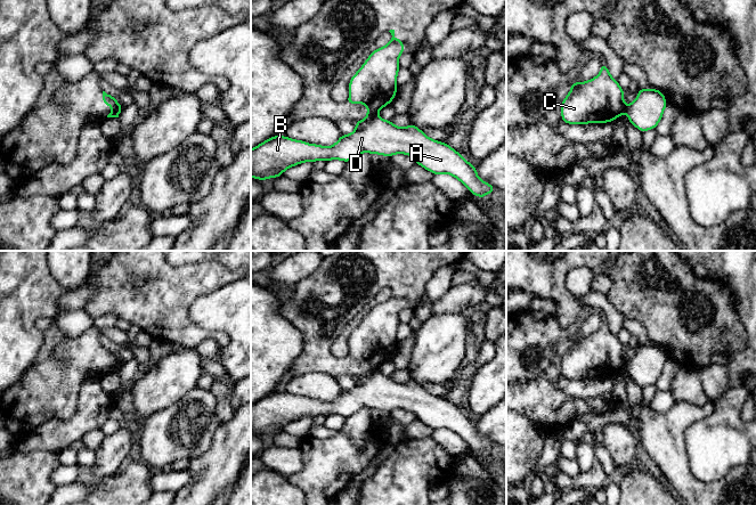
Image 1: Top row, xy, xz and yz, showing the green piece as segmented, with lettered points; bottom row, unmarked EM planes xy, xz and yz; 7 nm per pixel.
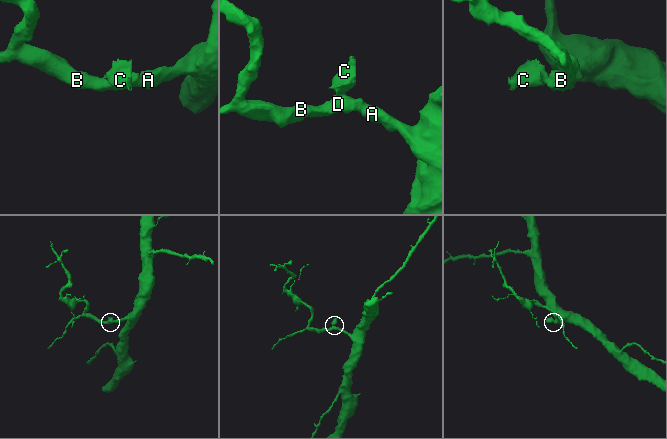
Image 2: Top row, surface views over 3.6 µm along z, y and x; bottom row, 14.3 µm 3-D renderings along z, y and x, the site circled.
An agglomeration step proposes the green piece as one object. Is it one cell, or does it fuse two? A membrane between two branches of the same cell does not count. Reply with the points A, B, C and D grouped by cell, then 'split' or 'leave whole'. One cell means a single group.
A B D / C | split

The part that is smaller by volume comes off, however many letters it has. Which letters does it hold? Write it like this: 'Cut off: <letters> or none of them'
Cut off: C

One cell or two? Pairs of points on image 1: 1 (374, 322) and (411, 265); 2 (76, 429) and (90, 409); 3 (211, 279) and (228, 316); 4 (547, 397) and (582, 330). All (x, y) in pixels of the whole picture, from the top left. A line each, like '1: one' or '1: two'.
1: one
2: one
3: two
4: one

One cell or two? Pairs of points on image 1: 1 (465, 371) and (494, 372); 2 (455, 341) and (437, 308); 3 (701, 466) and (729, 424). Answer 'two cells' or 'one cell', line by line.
1: two cells
2: two cells
3: one cell

